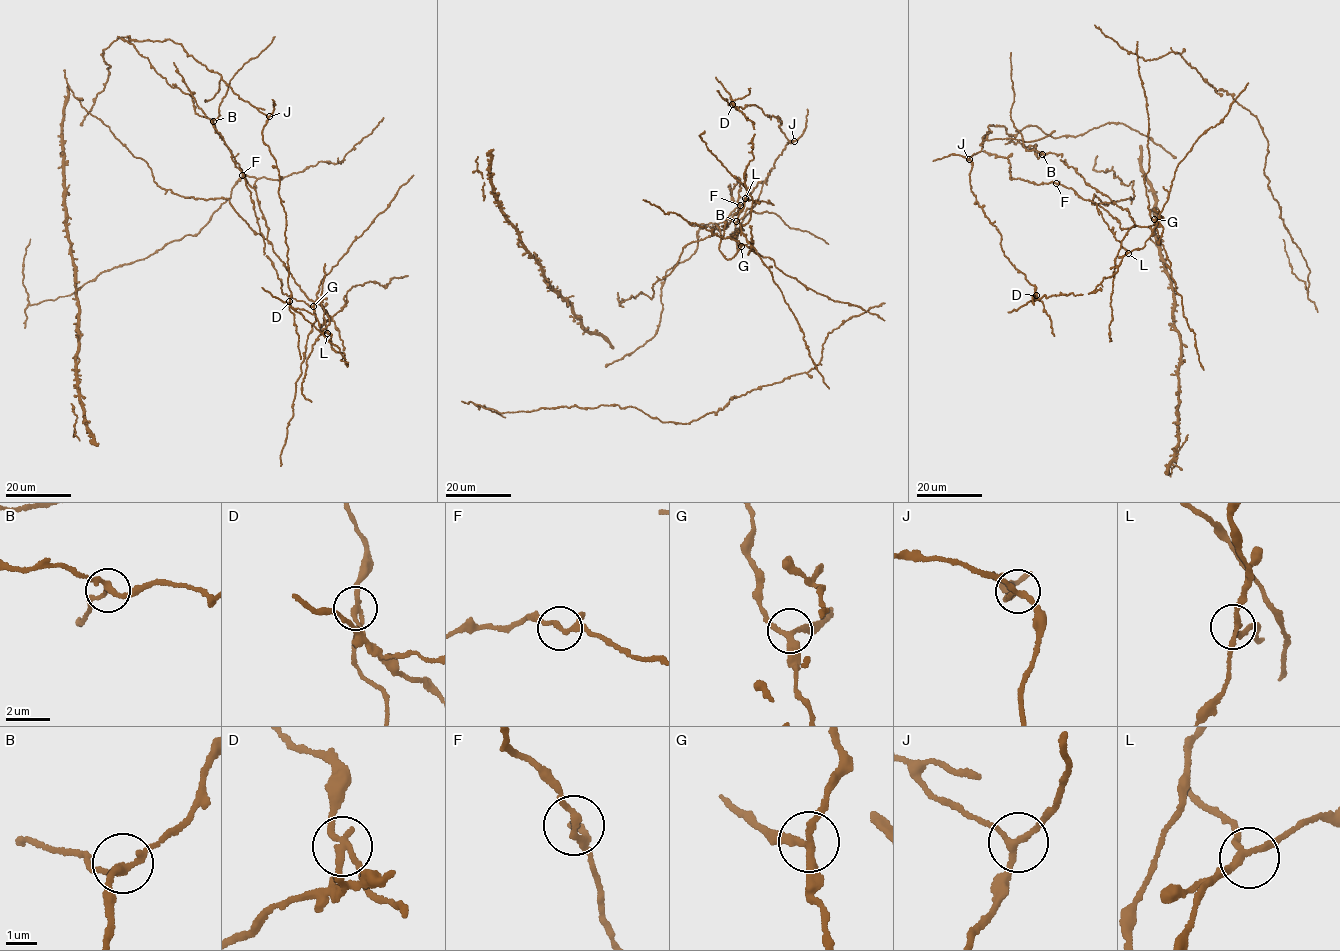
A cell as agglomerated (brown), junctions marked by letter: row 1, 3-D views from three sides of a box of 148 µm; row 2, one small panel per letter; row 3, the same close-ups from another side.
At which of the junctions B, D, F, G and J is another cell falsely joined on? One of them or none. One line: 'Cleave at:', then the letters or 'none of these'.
Cleave at: D

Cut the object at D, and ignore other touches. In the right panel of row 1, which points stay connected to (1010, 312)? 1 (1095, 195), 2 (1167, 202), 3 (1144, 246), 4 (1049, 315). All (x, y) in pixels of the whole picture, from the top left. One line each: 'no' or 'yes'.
1: no
2: yes
3: yes
4: no

